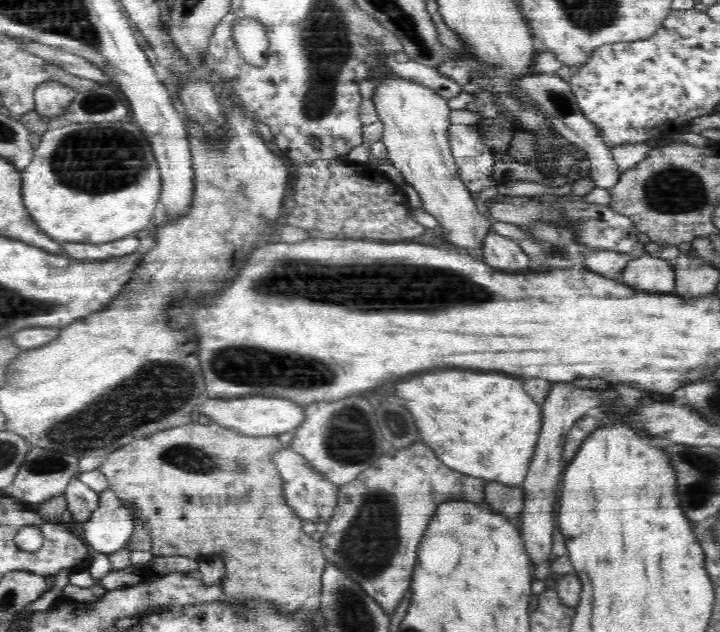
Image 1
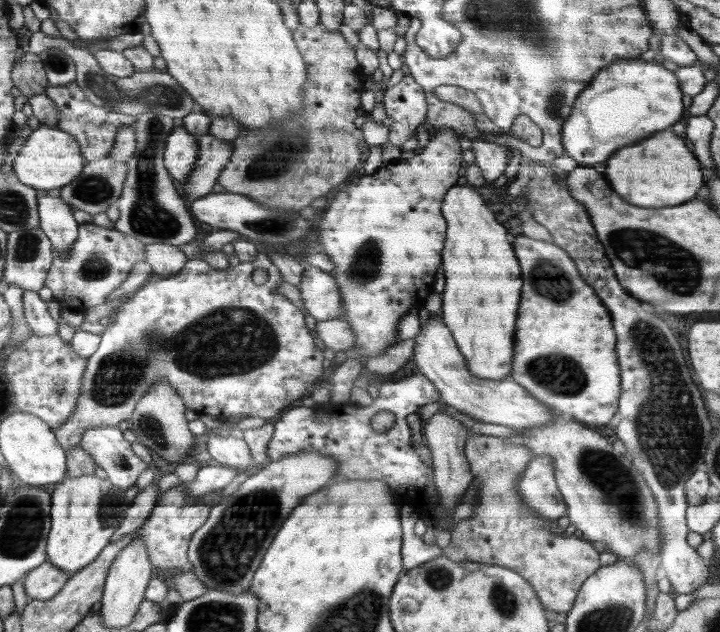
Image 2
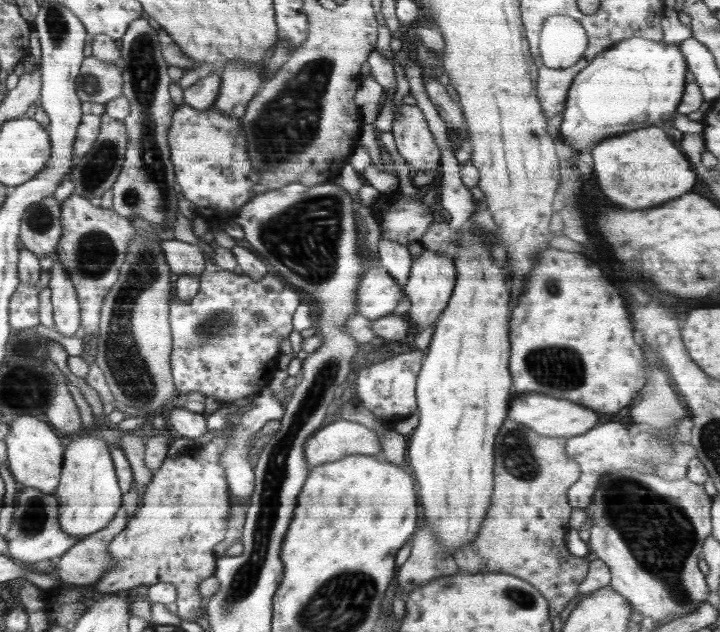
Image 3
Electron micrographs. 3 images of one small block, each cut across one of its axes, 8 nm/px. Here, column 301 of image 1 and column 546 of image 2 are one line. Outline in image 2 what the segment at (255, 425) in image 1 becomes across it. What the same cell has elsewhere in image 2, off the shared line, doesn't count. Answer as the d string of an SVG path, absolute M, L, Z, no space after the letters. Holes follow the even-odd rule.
M423 313L419 333L414 337L412 360L421 373L434 383L439 400L445 406L453 406L474 420L502 424L518 430L528 426L544 426L548 422L554 422L557 415L561 415L514 380L476 378L466 367L464 355L458 350L453 333L444 323L442 316L442 314Z

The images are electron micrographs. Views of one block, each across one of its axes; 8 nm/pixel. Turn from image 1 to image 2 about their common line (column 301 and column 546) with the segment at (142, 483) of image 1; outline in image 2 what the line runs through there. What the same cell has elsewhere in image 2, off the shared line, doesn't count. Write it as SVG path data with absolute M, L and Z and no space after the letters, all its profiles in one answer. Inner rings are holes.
M477 435L469 437L466 441L465 454L474 478L480 482L478 508L474 509L474 513L468 519L458 521L454 525L451 530L452 546L464 552L466 560L478 560L516 571L532 584L533 590L540 596L541 604L551 610L553 615L560 612L568 613L577 601L582 584L600 568L601 560L598 560L598 552L588 544L588 540L575 535L564 537L564 534L552 534L552 528L558 526L557 519L540 517L526 503L522 503L522 497L518 493L518 480L525 474L529 463L535 457L532 449L515 439Z

